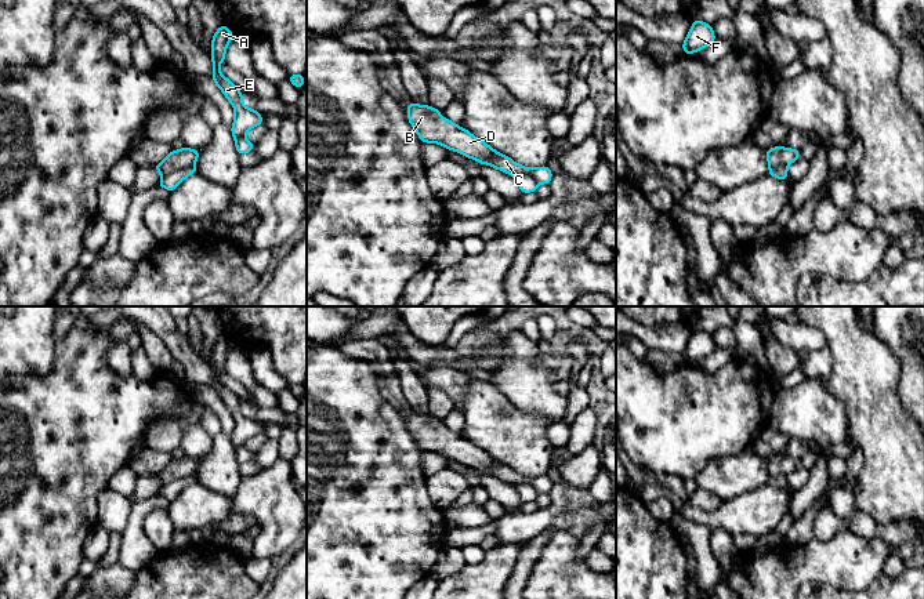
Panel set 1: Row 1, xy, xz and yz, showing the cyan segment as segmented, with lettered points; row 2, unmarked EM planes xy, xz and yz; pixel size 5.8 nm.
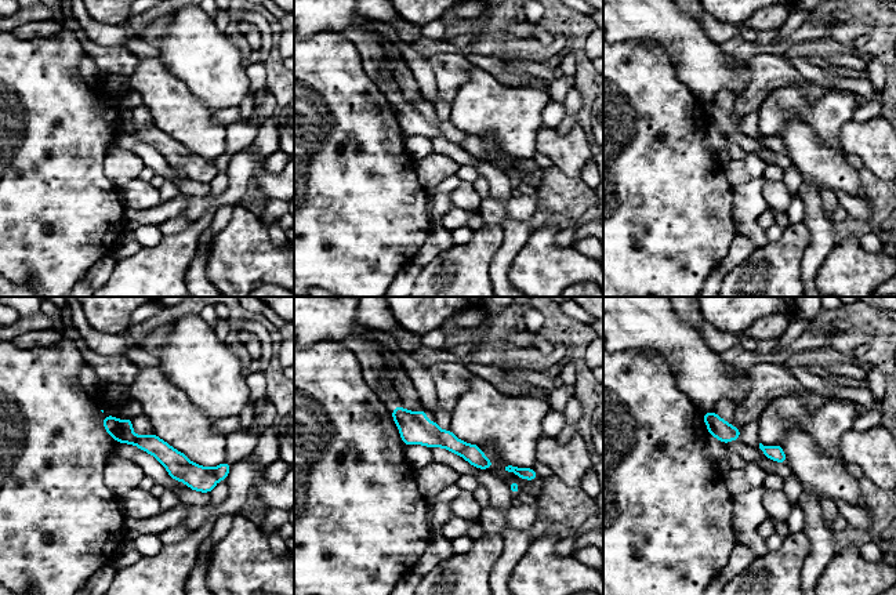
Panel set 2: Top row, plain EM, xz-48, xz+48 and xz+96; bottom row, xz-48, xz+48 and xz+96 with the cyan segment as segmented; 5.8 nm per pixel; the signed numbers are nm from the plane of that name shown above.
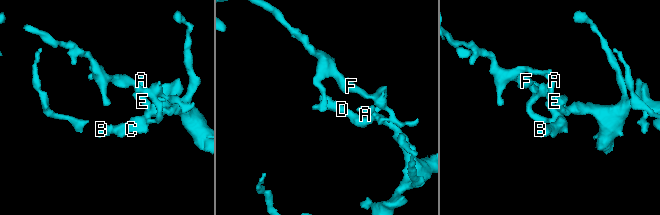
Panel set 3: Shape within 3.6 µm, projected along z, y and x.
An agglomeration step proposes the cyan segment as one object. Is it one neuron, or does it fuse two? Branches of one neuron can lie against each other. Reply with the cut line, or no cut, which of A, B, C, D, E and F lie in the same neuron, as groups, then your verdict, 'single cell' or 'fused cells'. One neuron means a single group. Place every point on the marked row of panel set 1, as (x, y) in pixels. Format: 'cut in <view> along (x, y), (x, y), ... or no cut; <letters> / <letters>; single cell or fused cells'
cut in xy along (192, 164), (176, 169), (163, 177); A B D E / C F; fused cells

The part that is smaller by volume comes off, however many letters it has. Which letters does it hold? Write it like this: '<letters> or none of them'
C, F

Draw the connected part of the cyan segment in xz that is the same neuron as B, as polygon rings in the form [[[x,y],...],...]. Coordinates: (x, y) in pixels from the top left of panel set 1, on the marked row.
[[[407,104],[407,120],[416,130],[421,142],[434,142],[474,159],[481,164],[490,164],[494,149],[486,142],[472,135],[465,128],[441,116],[441,110],[430,105]]]

